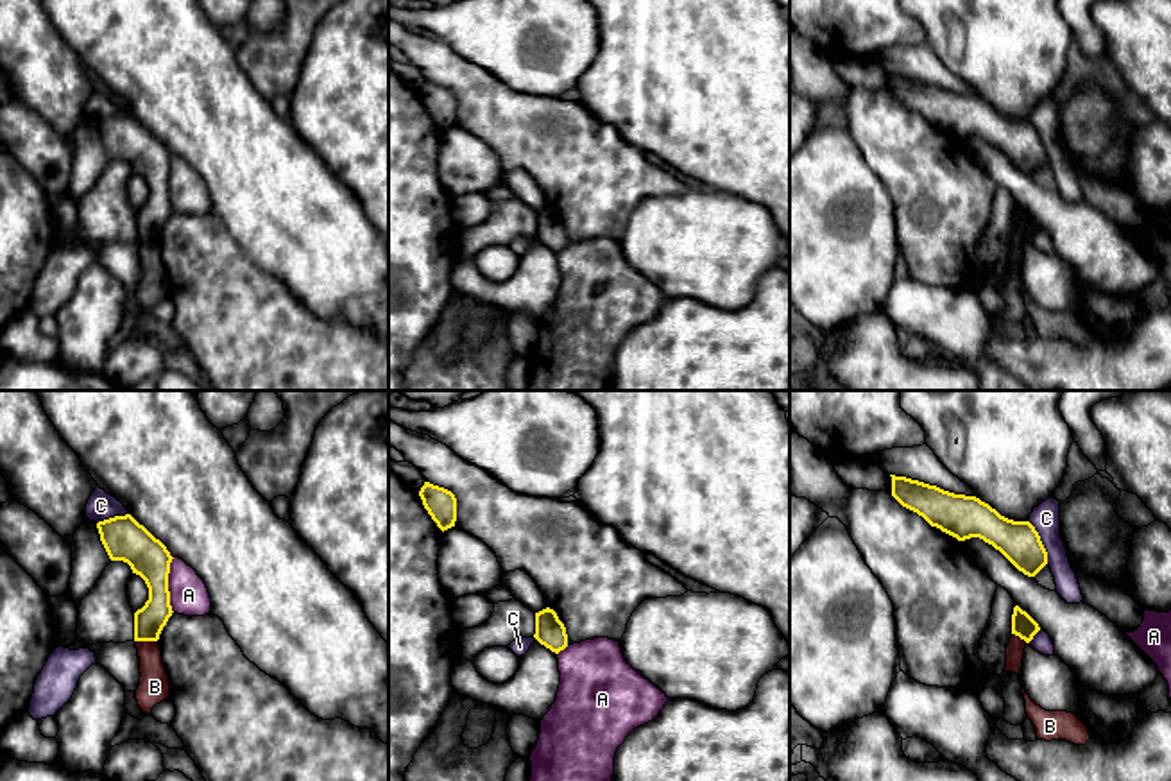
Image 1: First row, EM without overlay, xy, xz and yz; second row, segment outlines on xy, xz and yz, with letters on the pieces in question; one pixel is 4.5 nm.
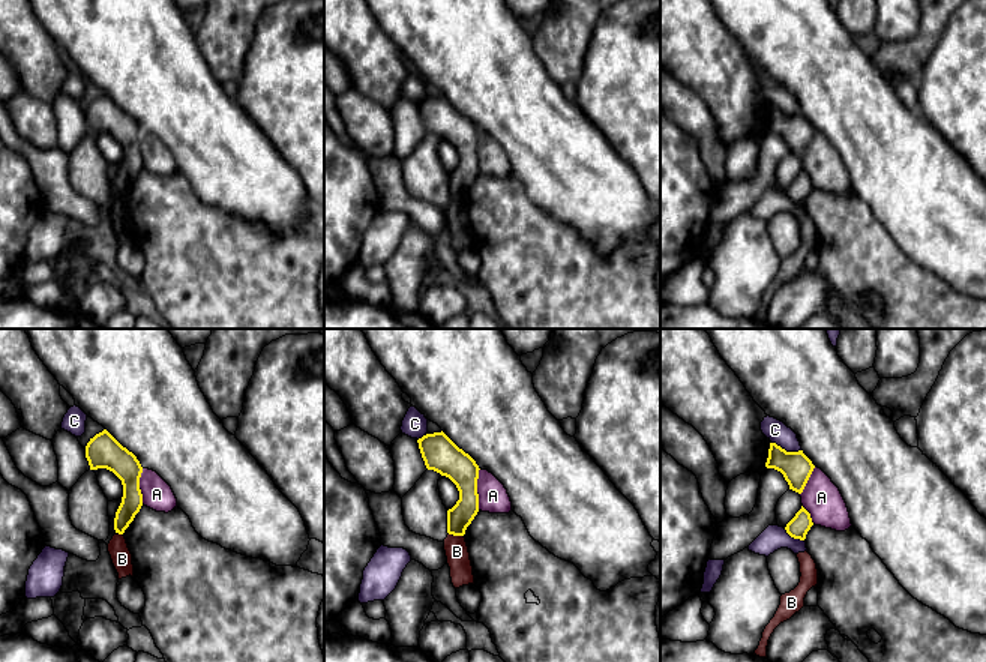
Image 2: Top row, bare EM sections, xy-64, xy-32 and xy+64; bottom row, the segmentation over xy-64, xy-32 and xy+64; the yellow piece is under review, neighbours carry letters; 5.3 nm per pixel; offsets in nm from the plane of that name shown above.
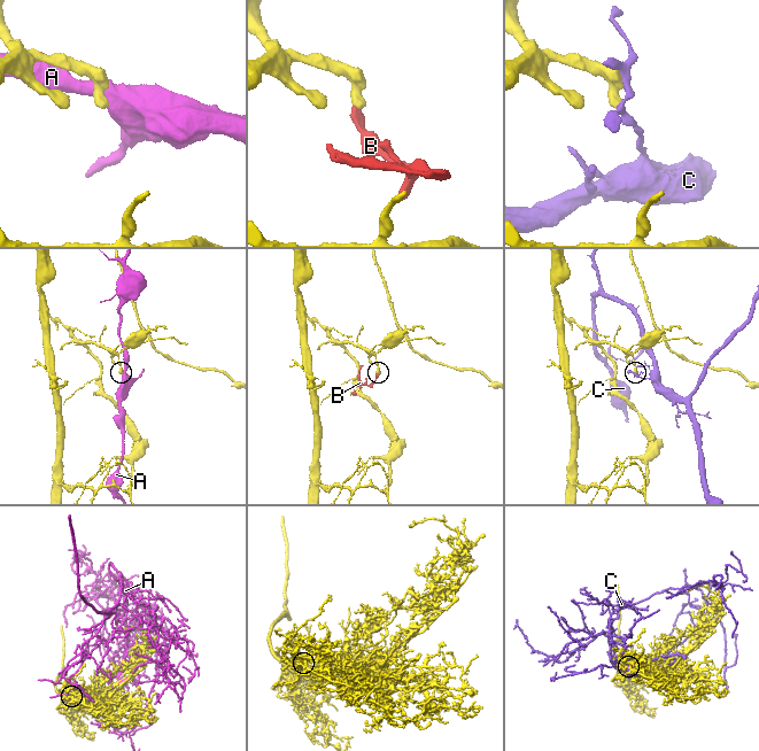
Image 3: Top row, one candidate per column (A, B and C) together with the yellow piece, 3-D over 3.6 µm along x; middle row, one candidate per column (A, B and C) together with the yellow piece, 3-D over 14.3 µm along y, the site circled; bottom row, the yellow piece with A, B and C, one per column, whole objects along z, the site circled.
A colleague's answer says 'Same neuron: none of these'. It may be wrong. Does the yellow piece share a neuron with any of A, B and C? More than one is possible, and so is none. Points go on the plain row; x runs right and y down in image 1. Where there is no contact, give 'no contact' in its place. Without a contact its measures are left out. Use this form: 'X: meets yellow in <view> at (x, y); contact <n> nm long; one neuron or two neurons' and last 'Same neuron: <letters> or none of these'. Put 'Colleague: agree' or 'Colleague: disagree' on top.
Colleague: agree
A: meets yellow in xy at (167, 183); contact 240 nm long; two neurons
B: meets yellow in xy at (147, 239); contact 100 nm long; two neurons
C: meets yellow in yz at (1041, 140); contact 220 nm long; two neurons
Same neuron: none of these

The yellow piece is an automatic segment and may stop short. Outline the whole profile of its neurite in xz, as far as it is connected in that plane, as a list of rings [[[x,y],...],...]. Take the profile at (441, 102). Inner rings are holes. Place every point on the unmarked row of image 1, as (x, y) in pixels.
[[[424,81],[419,90],[419,95],[423,99],[424,107],[442,131],[455,125],[457,97],[451,90]]]

